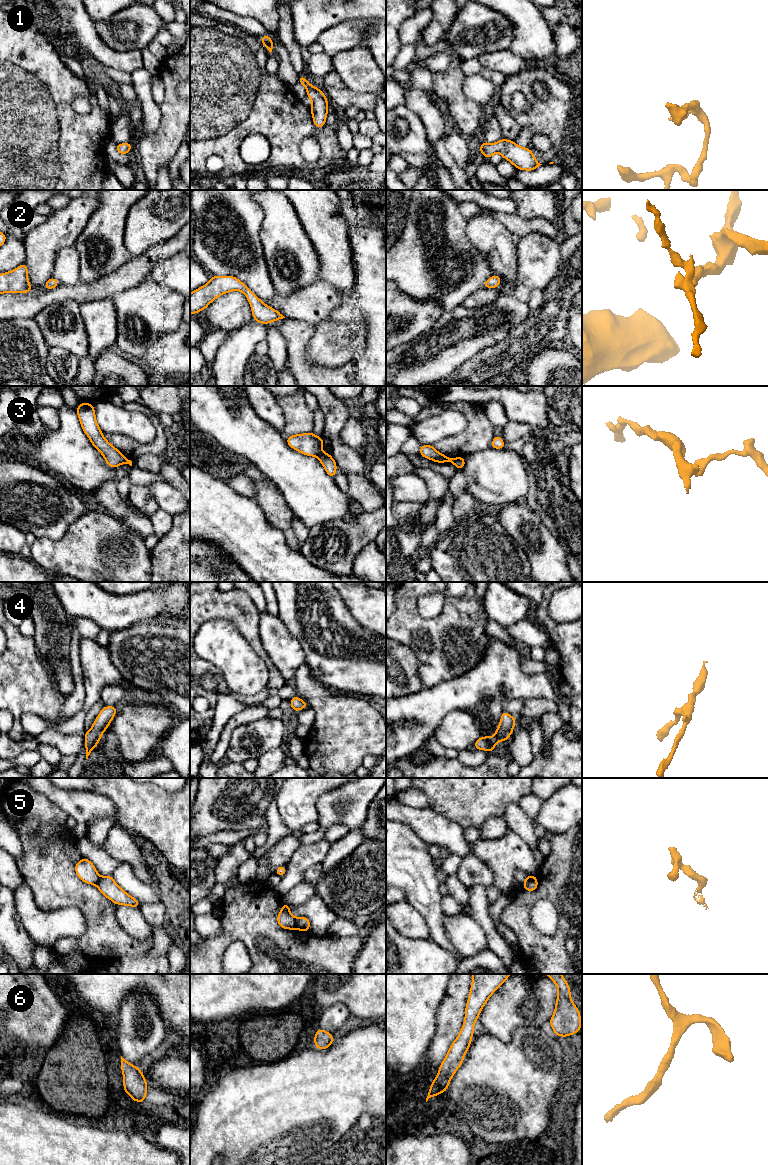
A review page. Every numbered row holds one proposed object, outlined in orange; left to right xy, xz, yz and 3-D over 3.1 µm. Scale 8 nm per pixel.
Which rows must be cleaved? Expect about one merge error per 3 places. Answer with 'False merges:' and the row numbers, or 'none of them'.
False merges: 3, 5

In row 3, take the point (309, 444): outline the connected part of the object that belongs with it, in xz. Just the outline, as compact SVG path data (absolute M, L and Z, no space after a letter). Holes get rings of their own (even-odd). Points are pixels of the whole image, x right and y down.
M313 432L296 434L286 438L287 444L294 450L307 455L318 457L322 453L324 438L317 437Z

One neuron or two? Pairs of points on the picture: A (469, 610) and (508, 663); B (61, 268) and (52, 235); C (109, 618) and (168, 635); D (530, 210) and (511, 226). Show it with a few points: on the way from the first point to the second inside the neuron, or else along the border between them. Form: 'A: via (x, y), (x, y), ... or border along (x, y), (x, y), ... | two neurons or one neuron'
A: border along (490, 636), (488, 647), (480, 659) | two neurons
B: border along (73, 245), (67, 245), (57, 253), (51, 276) | two neurons
C: border along (154, 617), (136, 622), (111, 633) | two neurons
D: border along (517, 213), (523, 218), (543, 217), (545, 219) | two neurons

